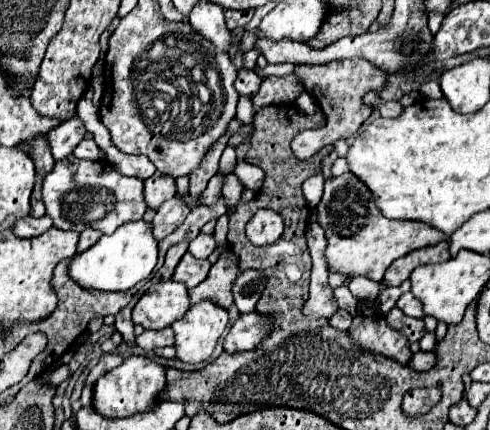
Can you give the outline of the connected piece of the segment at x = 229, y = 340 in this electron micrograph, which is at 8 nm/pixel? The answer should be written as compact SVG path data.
M256 312L240 314L224 338L224 352L236 354L256 348L260 344L260 338L264 338L264 330L268 330L268 318L260 318Z

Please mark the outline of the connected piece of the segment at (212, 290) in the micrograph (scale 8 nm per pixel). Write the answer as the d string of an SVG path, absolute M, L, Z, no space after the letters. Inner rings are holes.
M224 250L218 258L218 262L210 268L210 274L206 280L202 280L196 288L190 290L190 302L198 304L202 300L210 300L216 306L228 310L232 306L232 282L236 280L238 266L236 266L236 256L232 250Z

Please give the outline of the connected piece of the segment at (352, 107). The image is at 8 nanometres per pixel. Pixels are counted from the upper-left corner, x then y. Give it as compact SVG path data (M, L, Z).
M344 58L344 60L334 60L328 64L318 64L318 66L296 66L296 74L302 78L304 90L314 96L316 104L322 108L326 114L328 124L320 130L305 130L300 132L292 140L290 146L296 158L308 160L314 156L322 146L334 144L338 138L350 138L352 134L358 132L362 122L372 114L372 106L364 104L362 98L366 92L380 92L386 86L386 74L382 72L380 78L380 68L364 58Z

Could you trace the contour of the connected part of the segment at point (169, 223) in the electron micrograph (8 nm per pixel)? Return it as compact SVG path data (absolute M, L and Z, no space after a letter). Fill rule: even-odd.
M174 196L168 202L164 202L158 208L158 212L152 218L152 222L150 222L152 224L152 234L154 234L156 242L166 238L170 232L174 232L186 220L188 212L190 212L190 208L178 196Z

